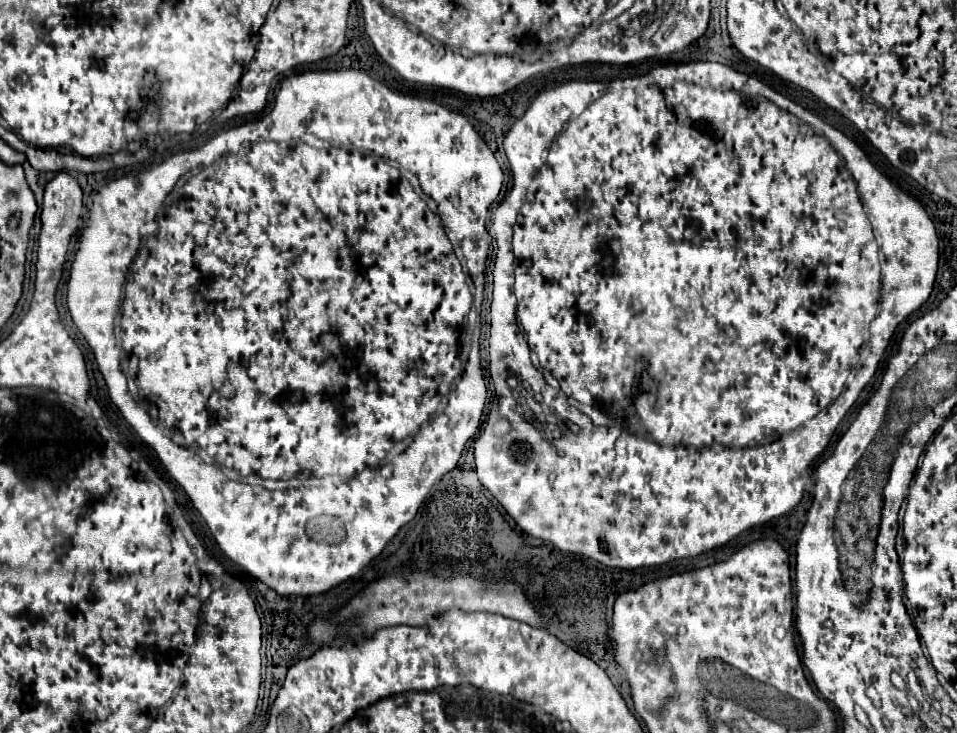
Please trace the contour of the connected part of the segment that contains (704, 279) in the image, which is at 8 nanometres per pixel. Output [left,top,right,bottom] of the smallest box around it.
[473,61,939,569]

